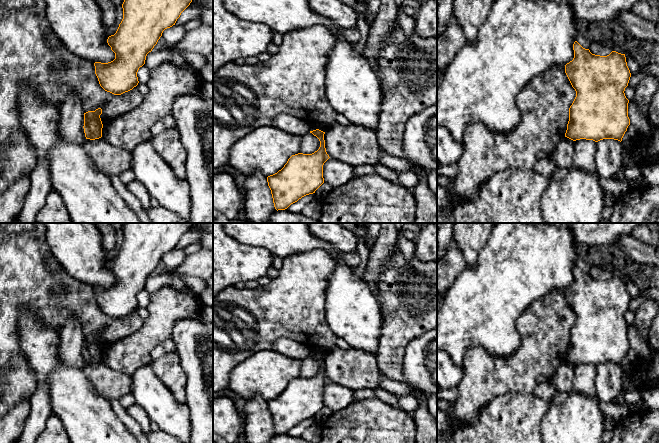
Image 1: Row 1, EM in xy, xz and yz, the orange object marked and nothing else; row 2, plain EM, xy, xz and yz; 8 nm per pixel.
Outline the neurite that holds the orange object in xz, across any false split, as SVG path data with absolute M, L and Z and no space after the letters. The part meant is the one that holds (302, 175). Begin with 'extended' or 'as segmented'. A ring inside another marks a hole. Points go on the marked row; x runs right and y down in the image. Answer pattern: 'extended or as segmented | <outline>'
as segmented | M316 129L310 133L319 139L319 149L312 154L292 155L281 170L267 177L277 211L315 193L324 183L323 165L330 158L325 148L325 132Z

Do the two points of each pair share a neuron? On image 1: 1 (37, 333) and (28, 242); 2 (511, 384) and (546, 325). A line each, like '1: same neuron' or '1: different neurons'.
1: different neurons
2: same neuron

